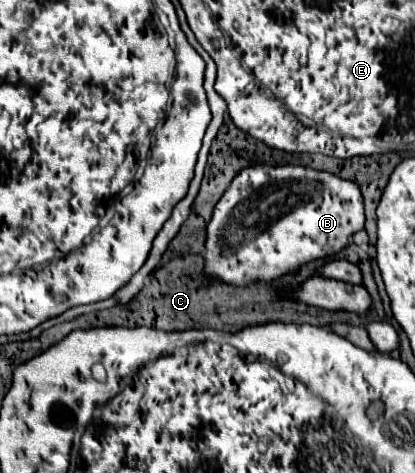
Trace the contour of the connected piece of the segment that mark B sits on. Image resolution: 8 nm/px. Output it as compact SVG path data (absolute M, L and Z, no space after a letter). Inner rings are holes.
M253 166L245 168L231 182L217 202L207 226L205 274L217 276L235 286L247 286L253 280L271 282L281 274L299 268L305 262L331 256L349 244L353 232L363 230L363 196L355 182L329 172L317 172L301 166Z

